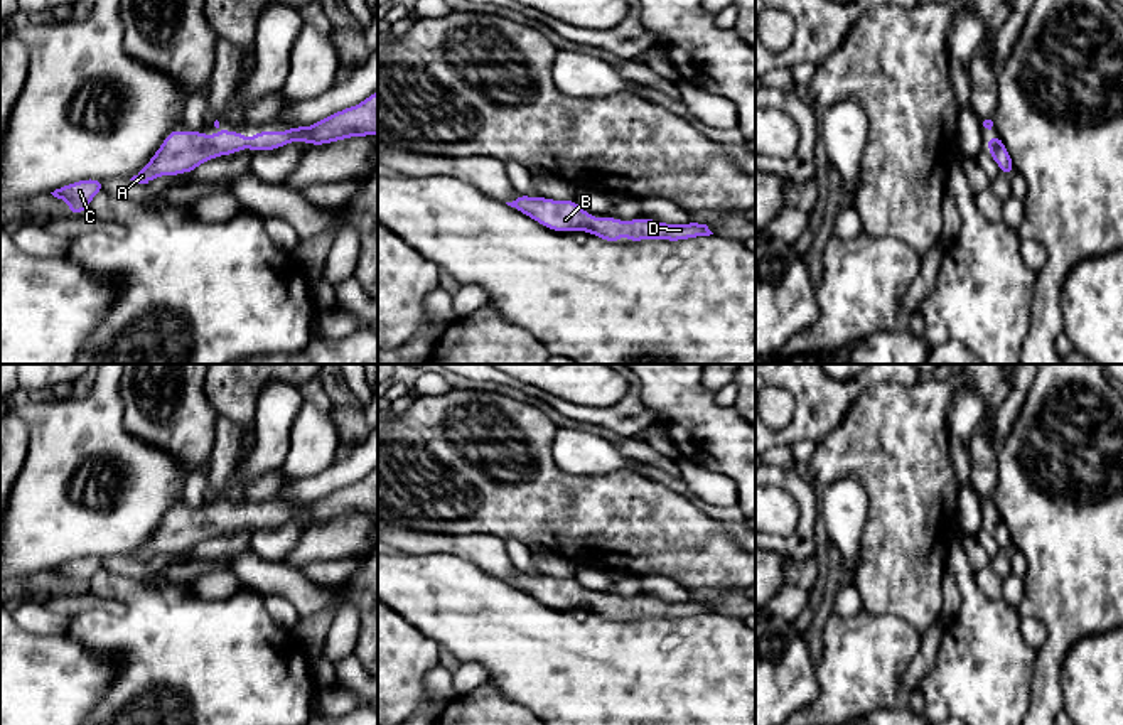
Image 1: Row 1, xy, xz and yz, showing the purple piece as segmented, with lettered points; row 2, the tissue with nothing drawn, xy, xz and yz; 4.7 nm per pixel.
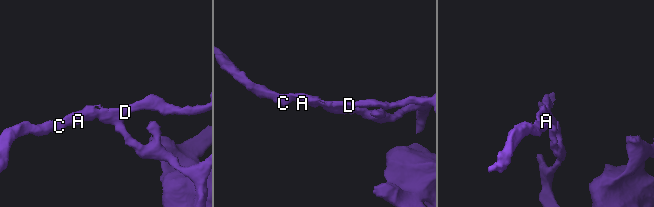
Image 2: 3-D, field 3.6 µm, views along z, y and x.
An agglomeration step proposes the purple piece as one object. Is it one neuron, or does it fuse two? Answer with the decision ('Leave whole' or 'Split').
Leave whole

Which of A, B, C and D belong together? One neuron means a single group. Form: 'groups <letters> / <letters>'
groups A B C D

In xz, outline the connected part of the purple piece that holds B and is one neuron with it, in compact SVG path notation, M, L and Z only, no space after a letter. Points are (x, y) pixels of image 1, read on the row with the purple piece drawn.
M519 194L513 202L506 204L548 229L558 233L585 231L610 243L617 243L622 236L626 236L631 243L636 243L642 239L681 241L713 234L703 223L666 224L644 218L621 221L609 216L594 219L590 212L583 211L575 202L575 199L553 201L541 196L529 197Z

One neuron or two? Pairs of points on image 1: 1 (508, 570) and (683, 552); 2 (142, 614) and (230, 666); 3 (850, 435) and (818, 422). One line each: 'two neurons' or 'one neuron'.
1: two neurons
2: one neuron
3: two neurons

